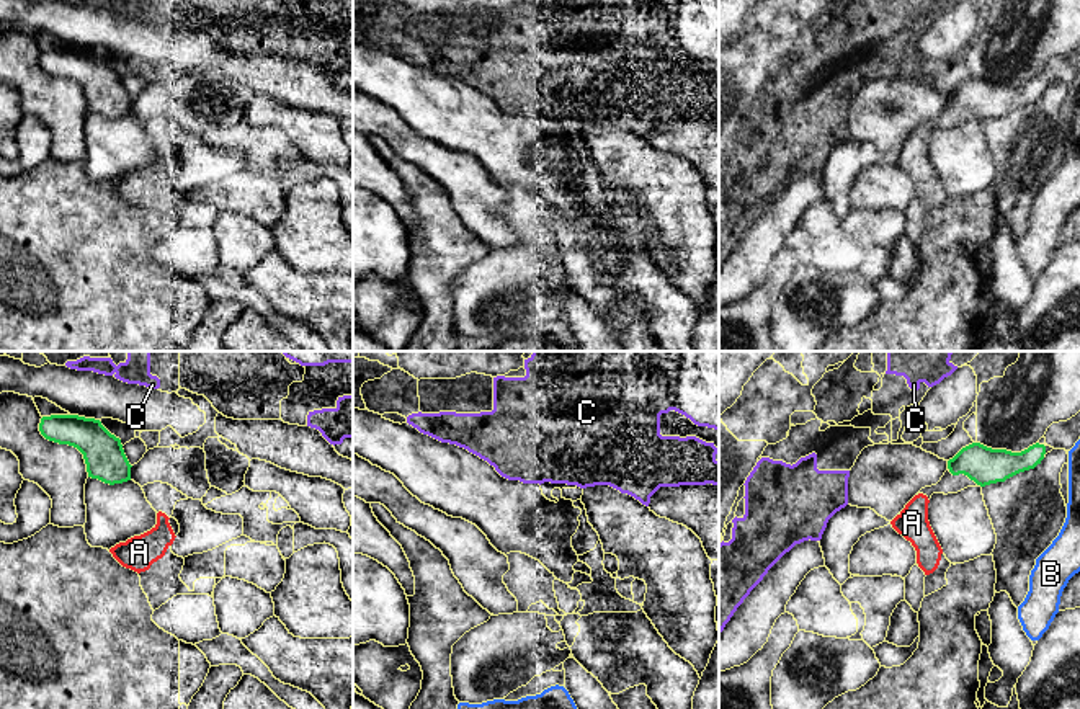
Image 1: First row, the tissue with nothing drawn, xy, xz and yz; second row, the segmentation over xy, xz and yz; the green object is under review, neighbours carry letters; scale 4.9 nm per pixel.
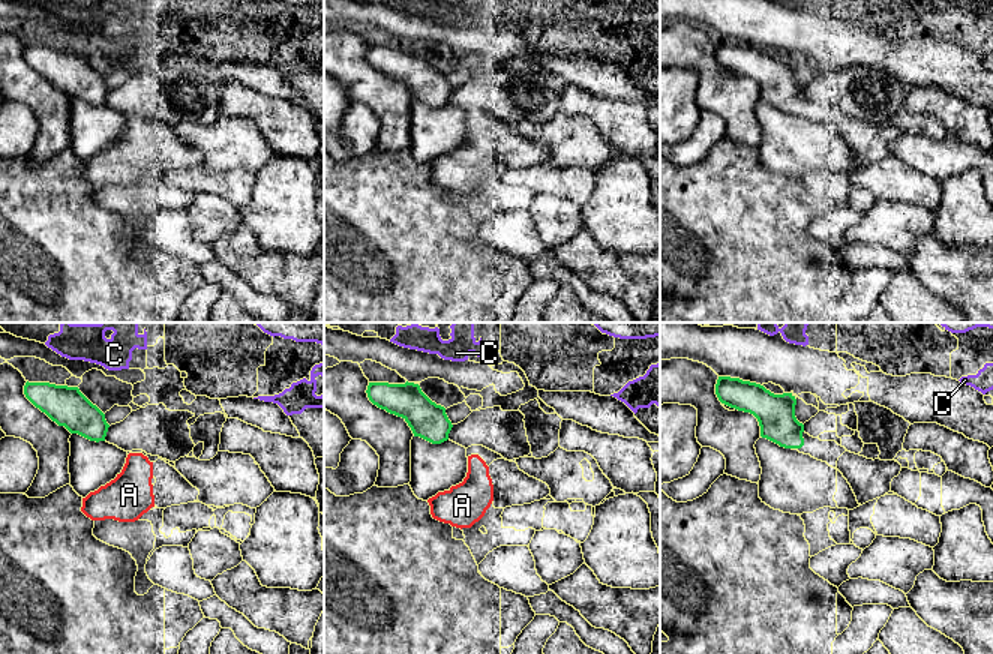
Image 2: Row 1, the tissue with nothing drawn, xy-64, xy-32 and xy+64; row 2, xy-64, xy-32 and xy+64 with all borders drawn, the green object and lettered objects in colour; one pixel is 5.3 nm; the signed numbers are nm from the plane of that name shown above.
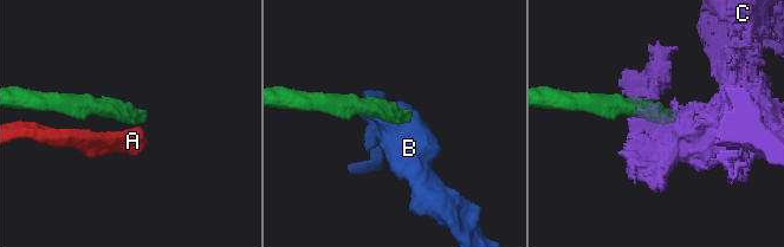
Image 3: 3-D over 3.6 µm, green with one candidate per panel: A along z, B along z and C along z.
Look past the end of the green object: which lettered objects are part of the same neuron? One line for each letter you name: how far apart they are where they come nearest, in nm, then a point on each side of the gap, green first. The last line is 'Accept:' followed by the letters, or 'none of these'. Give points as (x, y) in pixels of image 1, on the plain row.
Accept: none of these

